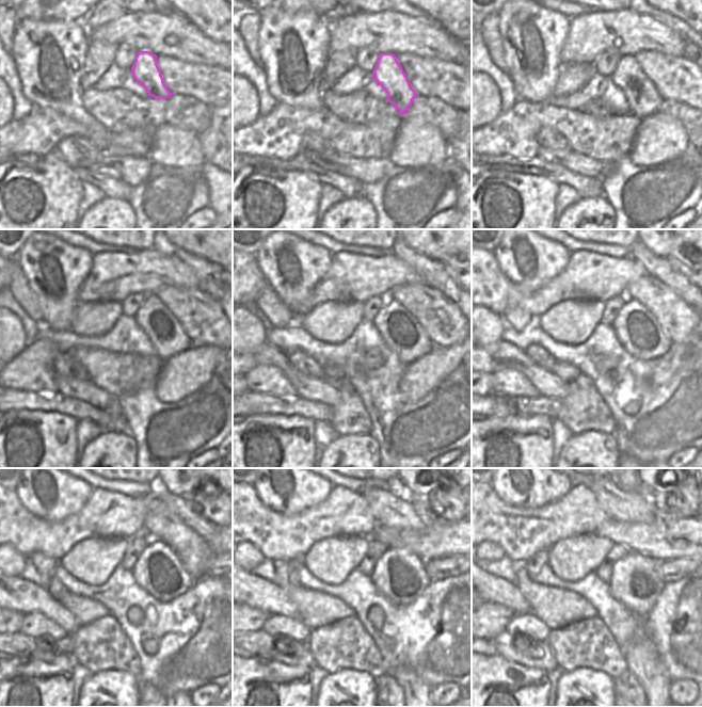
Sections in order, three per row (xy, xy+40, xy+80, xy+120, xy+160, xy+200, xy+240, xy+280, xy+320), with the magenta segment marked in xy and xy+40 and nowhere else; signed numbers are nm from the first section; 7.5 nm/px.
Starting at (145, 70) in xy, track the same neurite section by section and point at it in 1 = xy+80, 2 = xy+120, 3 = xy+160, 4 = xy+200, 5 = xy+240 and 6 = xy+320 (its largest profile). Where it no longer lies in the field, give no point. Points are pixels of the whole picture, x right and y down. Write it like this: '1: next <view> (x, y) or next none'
1: next xy+80 (643, 100)
2: next xy+120 (168, 337)
3: next xy+160 (400, 331)
4: next xy+200 (638, 332)
5: next xy+240 (158, 571)
6: next xy+320 (636, 582)

